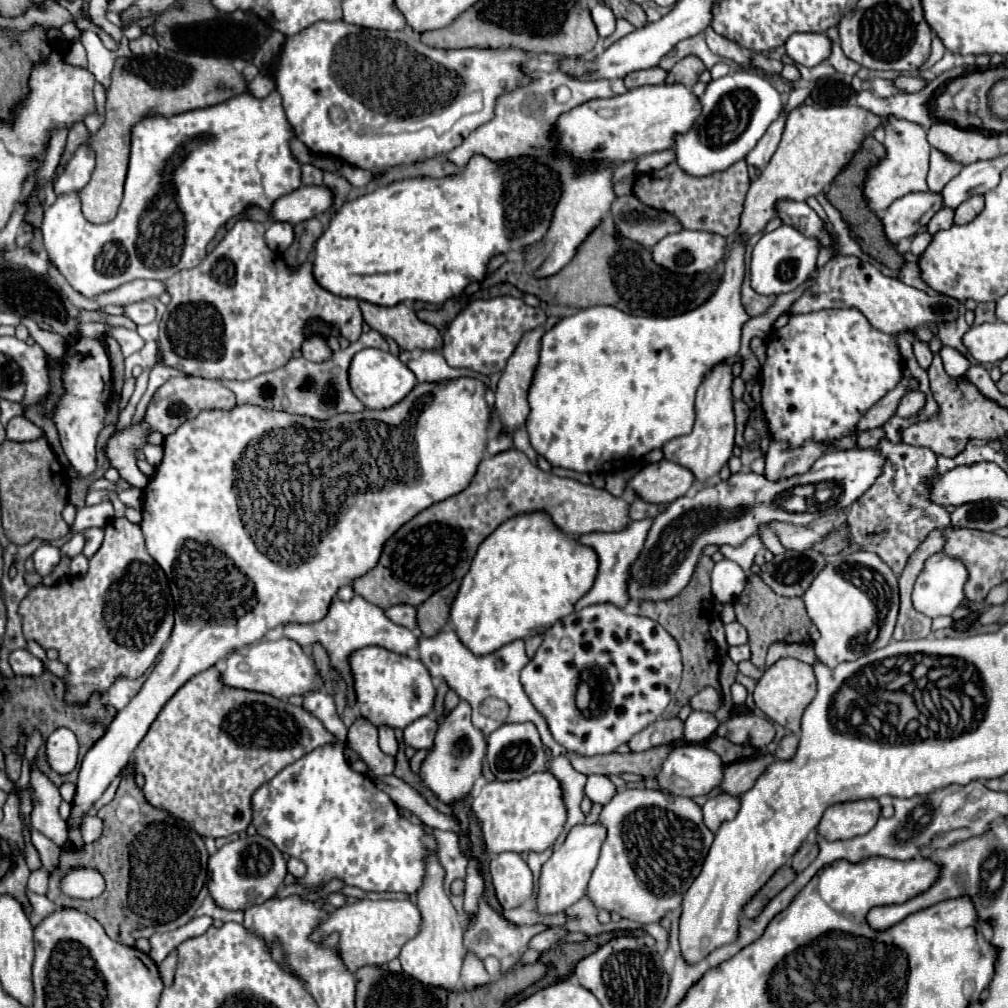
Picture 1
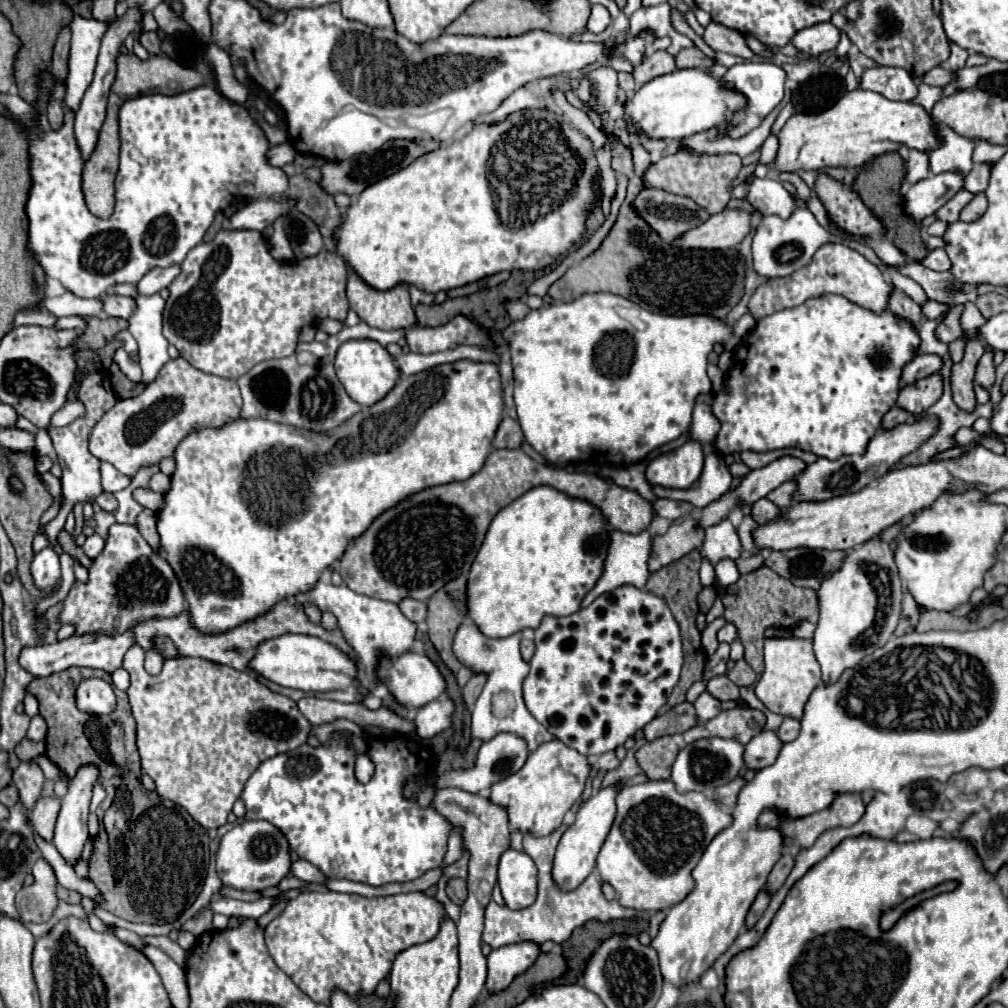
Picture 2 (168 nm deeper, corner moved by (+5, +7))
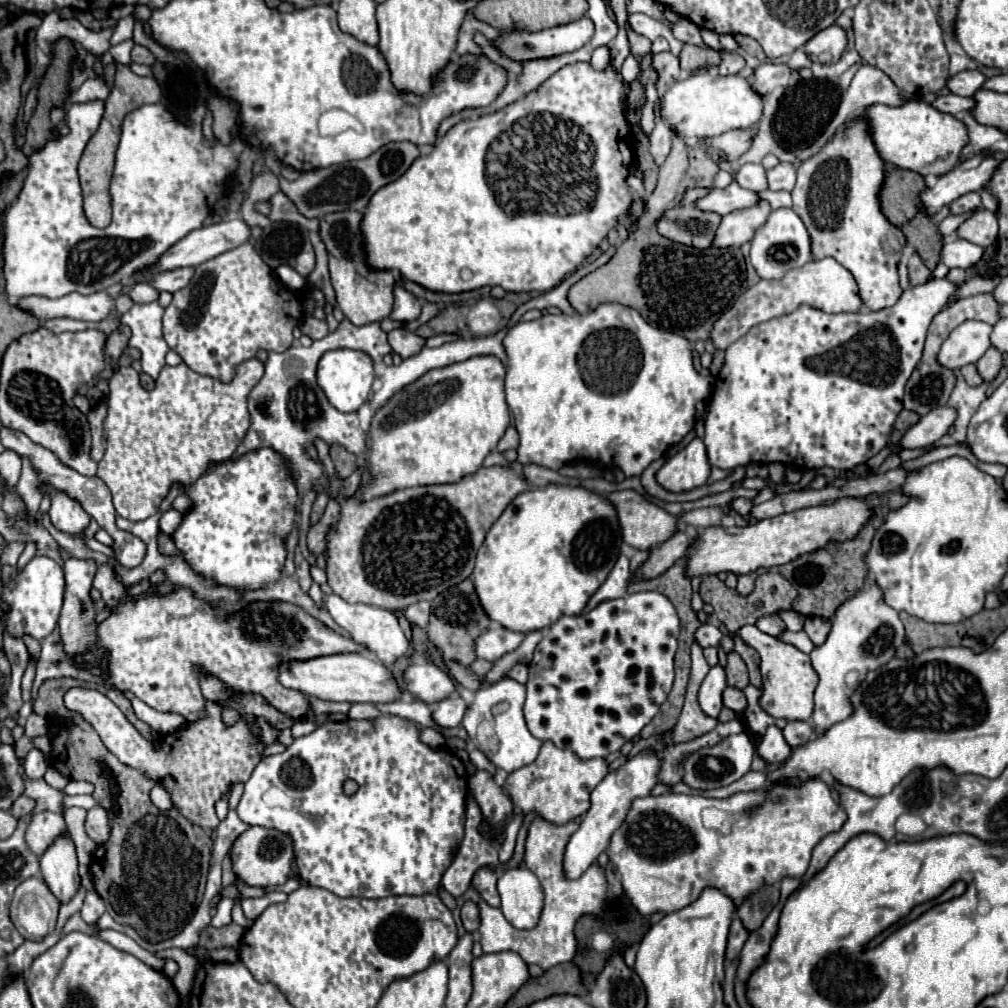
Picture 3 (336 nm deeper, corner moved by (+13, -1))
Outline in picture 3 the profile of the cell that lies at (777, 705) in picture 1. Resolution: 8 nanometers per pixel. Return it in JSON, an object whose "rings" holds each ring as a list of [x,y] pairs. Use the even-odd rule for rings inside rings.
{"rings":[[[744,626],[738,634],[748,646],[752,646],[760,654],[760,674],[762,674],[762,696],[758,700],[760,708],[774,718],[808,722],[812,718],[814,688],[818,684],[818,676],[810,664],[808,654],[776,640],[774,636],[760,632],[756,626]]]}

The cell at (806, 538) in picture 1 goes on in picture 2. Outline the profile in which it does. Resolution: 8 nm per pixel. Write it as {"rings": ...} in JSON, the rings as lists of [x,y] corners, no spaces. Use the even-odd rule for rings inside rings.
{"rings":[[[760,498],[758,502],[752,504],[752,518],[758,524],[766,524],[766,520],[774,520],[774,516],[778,516],[780,508],[776,504],[772,504],[768,498]]]}

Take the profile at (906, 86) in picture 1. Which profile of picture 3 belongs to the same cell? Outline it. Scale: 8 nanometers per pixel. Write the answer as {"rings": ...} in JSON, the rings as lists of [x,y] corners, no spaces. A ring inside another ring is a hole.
{"rings":[[[968,70],[968,72],[960,72],[950,76],[950,80],[946,82],[946,88],[956,94],[956,96],[972,96],[976,90],[982,88],[986,76],[978,70]]]}

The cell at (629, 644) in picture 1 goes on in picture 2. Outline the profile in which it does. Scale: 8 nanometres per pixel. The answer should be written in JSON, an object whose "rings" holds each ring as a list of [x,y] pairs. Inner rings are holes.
{"rings":[[[620,586],[614,588],[602,596],[598,596],[588,608],[582,608],[570,616],[546,616],[542,620],[540,628],[536,630],[536,652],[534,658],[530,660],[530,674],[524,680],[524,702],[530,710],[530,714],[558,740],[564,744],[570,744],[570,748],[590,756],[590,754],[604,754],[610,750],[616,750],[620,744],[624,744],[628,738],[632,738],[638,730],[642,730],[654,716],[656,712],[666,704],[668,696],[672,694],[674,686],[678,684],[680,678],[680,668],[682,668],[682,640],[680,640],[680,628],[676,618],[672,616],[668,604],[664,598],[648,592],[648,590],[638,590],[634,586]]]}

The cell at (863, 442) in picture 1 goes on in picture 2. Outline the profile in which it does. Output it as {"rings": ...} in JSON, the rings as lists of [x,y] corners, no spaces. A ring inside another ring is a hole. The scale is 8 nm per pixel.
{"rings":[[[894,406],[894,408],[884,416],[884,420],[882,420],[882,428],[886,428],[886,430],[888,430],[888,428],[894,428],[894,426],[906,422],[910,416],[912,416],[912,414],[910,414],[908,410],[902,410],[902,408]]]}

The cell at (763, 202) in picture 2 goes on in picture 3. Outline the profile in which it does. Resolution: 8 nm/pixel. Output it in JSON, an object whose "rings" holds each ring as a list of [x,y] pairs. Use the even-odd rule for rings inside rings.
{"rings":[[[734,180],[728,188],[714,188],[706,198],[700,198],[696,202],[696,208],[710,210],[710,212],[716,212],[716,214],[724,216],[732,210],[752,208],[754,204],[758,204],[758,200],[760,200],[758,192],[746,190]]]}

